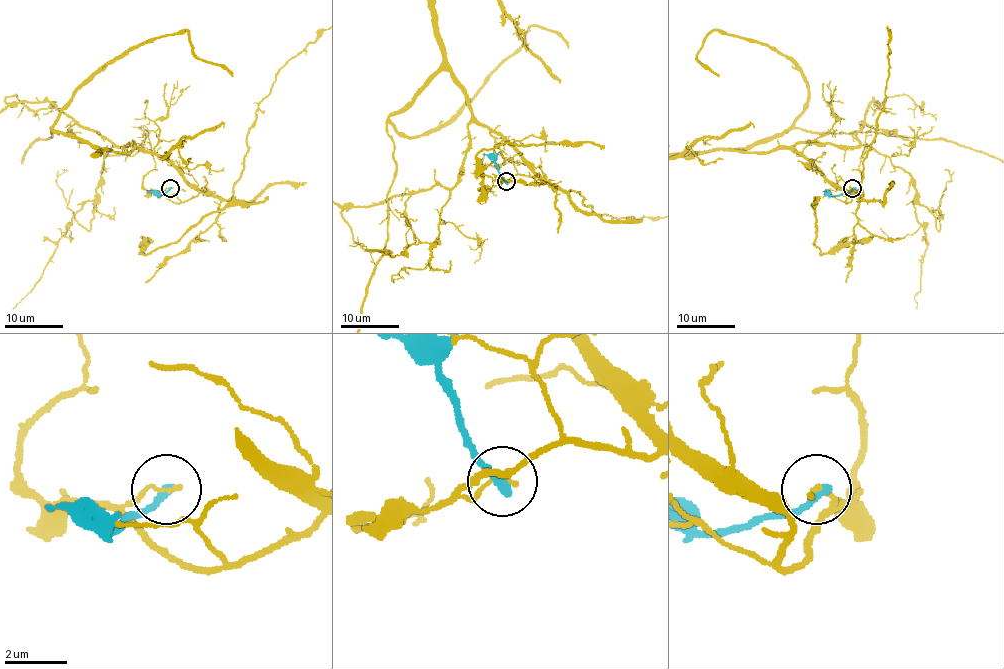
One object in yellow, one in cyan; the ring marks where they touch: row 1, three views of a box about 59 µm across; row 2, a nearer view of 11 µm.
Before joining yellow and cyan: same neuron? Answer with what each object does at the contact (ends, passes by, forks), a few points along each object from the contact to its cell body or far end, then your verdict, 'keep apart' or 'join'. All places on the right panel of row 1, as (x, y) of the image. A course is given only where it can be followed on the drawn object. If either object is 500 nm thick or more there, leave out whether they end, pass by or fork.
yellow ends | cyan ends | cyan via (852, 188), (835, 196), (825, 191) | keep apart

